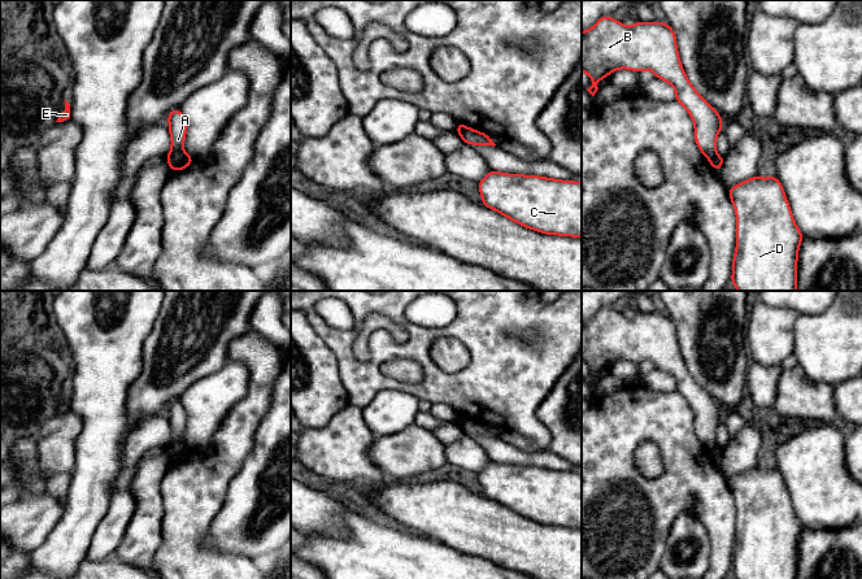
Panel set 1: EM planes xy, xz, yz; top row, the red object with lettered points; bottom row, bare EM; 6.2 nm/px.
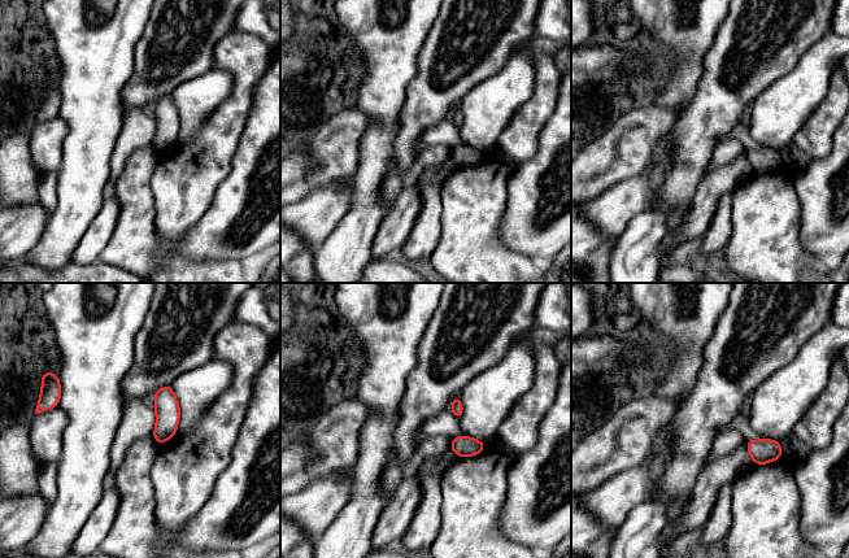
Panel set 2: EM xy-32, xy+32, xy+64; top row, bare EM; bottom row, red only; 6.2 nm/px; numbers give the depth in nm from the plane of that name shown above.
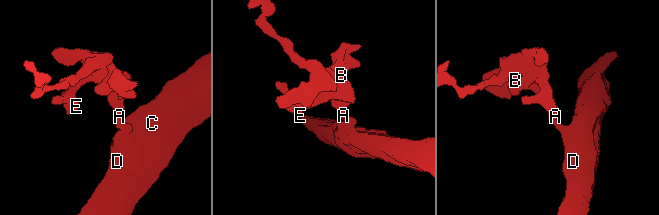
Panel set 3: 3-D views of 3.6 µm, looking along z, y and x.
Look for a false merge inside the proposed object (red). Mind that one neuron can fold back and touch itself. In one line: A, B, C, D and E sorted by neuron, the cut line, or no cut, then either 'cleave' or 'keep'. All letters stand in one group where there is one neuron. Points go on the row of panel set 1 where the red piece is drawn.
A B E / C D | xy (182, 149), (168, 159) | cleave

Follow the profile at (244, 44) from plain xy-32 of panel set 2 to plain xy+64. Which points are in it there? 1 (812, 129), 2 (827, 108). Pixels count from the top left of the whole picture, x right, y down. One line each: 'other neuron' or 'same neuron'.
1: same neuron
2: same neuron

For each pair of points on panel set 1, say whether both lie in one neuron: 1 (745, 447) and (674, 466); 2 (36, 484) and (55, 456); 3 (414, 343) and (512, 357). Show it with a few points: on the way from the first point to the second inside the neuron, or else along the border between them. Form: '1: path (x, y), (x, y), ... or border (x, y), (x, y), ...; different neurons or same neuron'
1: border (717, 464), (727, 480); different neurons
2: border (35, 444), (36, 462), (46, 480); different neurons
3: path (439, 332), (487, 332); same neuron

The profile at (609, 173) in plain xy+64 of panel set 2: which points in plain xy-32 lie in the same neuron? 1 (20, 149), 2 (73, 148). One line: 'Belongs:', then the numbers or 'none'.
Belongs: none

